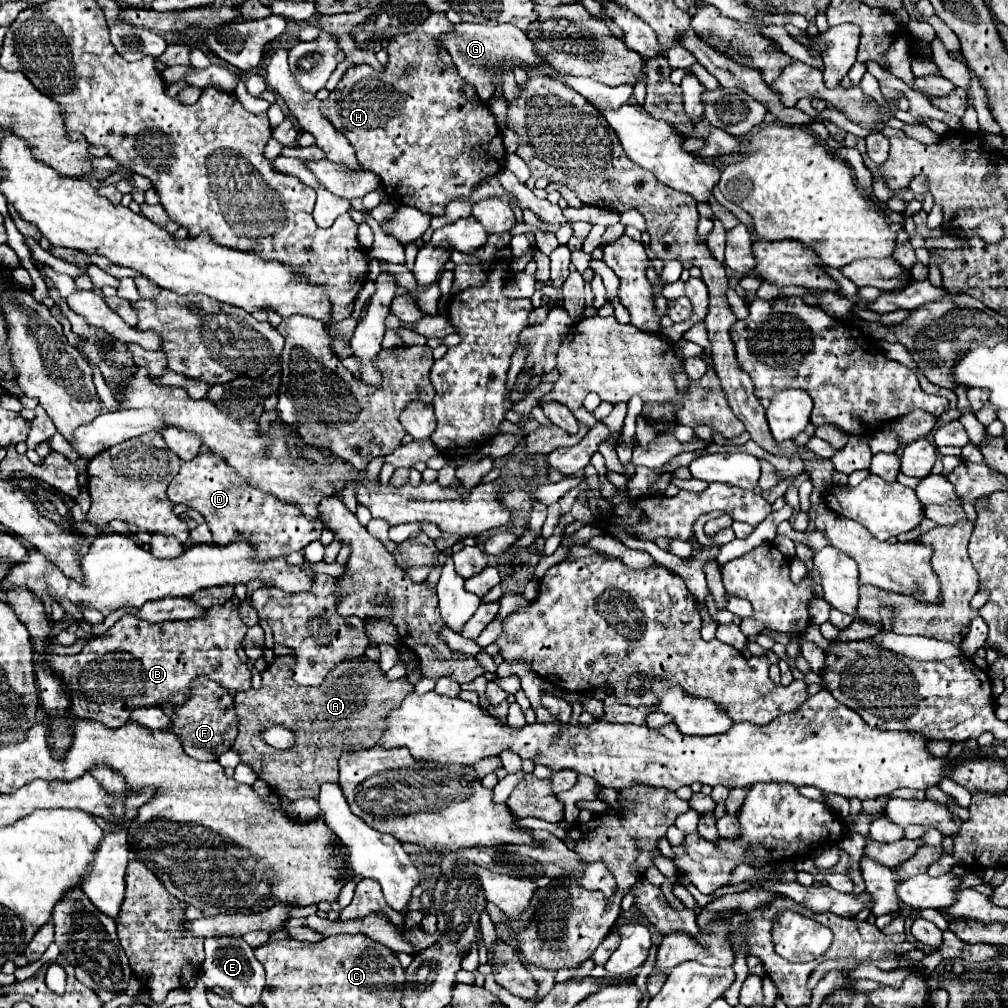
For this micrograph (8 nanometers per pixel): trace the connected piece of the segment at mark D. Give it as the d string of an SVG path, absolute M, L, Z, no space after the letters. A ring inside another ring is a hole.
M200 454L194 460L184 462L166 492L170 502L180 502L204 516L214 544L226 546L238 538L244 538L250 542L254 560L258 562L304 550L312 540L318 540L324 530L320 520L306 518L296 506L288 506L276 496L244 484L216 454Z

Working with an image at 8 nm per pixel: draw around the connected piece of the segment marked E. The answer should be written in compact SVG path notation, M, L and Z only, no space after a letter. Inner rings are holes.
M208 938L204 940L204 950L206 958L202 964L202 982L206 984L206 988L218 986L226 990L228 998L242 1006L252 1006L260 1002L260 994L264 990L264 968L252 954L252 948L242 938Z

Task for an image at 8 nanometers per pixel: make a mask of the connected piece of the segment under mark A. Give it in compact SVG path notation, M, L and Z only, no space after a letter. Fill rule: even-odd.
M280 656L262 672L262 688L246 690L234 696L238 714L238 736L232 746L240 754L240 762L248 764L260 780L274 786L282 800L296 800L300 796L318 798L318 788L324 780L338 782L338 760L346 746L362 744L372 748L378 744L384 730L384 716L390 708L400 706L410 688L408 678L388 682L376 662L354 660L352 676L338 676L326 680L318 688L300 686L290 678L290 668L296 658ZM272 726L284 726L294 732L296 744L288 750L278 750L262 740L262 732Z

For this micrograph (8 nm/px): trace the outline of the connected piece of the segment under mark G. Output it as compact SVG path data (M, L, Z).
M458 22L454 24L452 32L446 32L440 36L440 46L444 46L458 68L458 74L468 80L476 92L482 104L488 105L490 98L494 96L494 90L498 88L498 78L494 74L494 68L500 66L538 66L540 58L536 58L536 52L532 48L532 42L524 34L524 30L516 28L514 24L496 24L496 26L482 26L472 22Z

